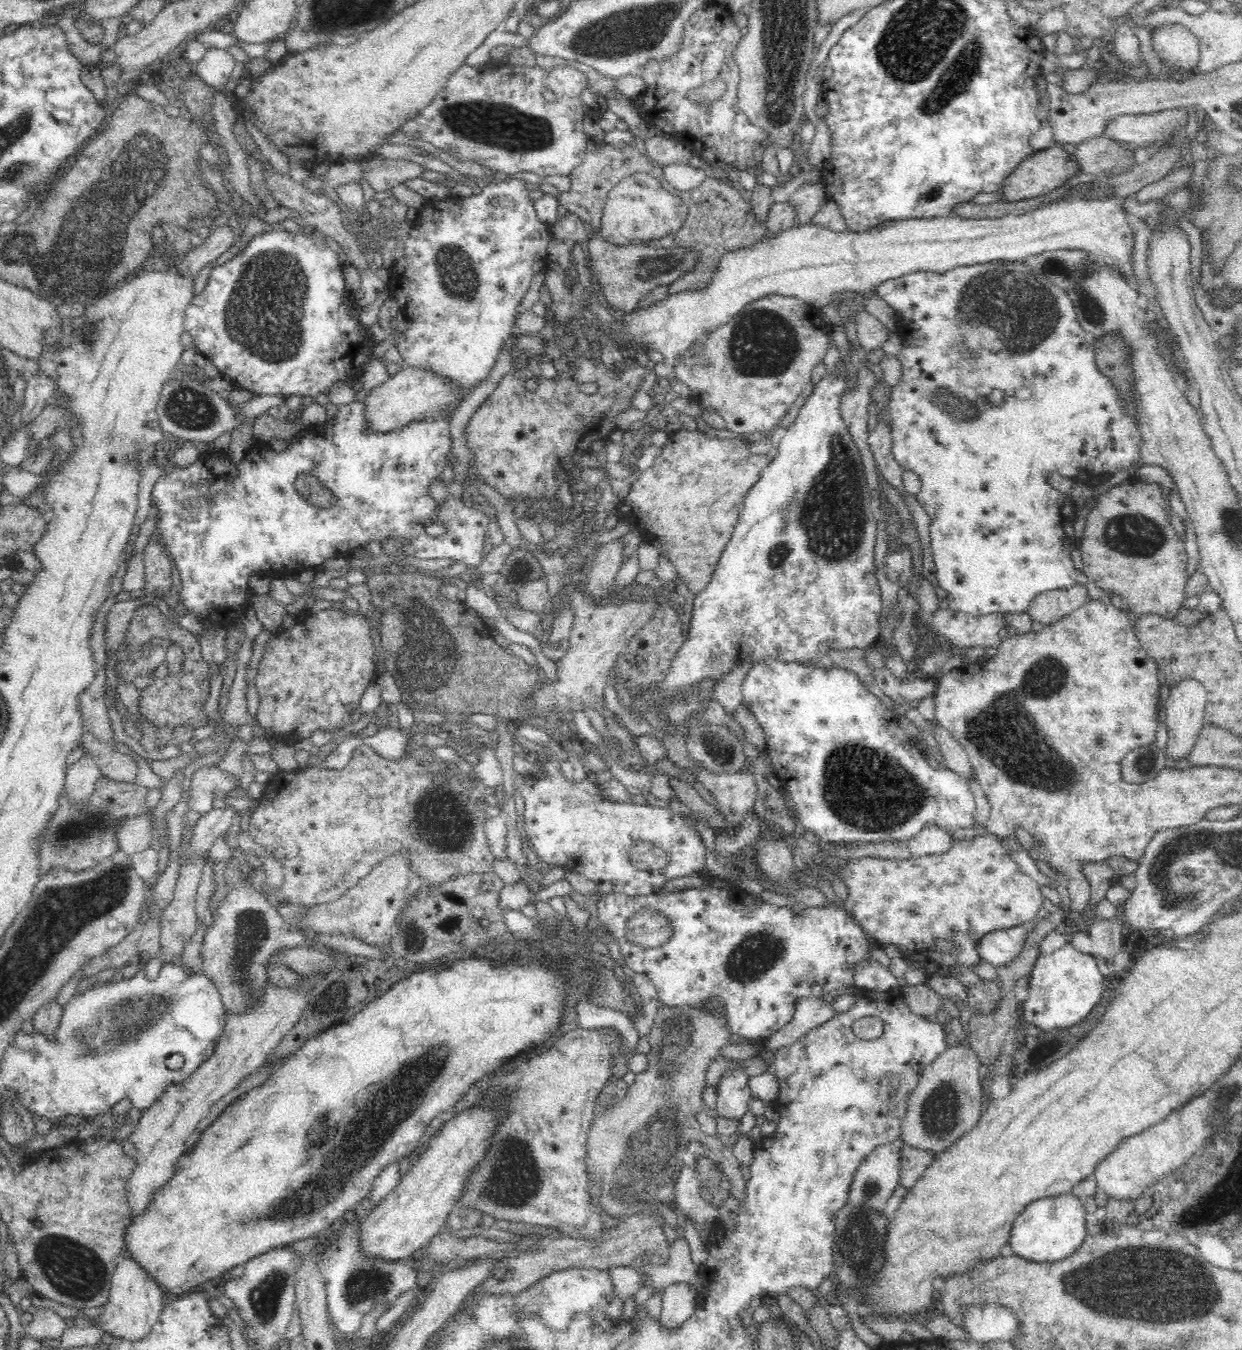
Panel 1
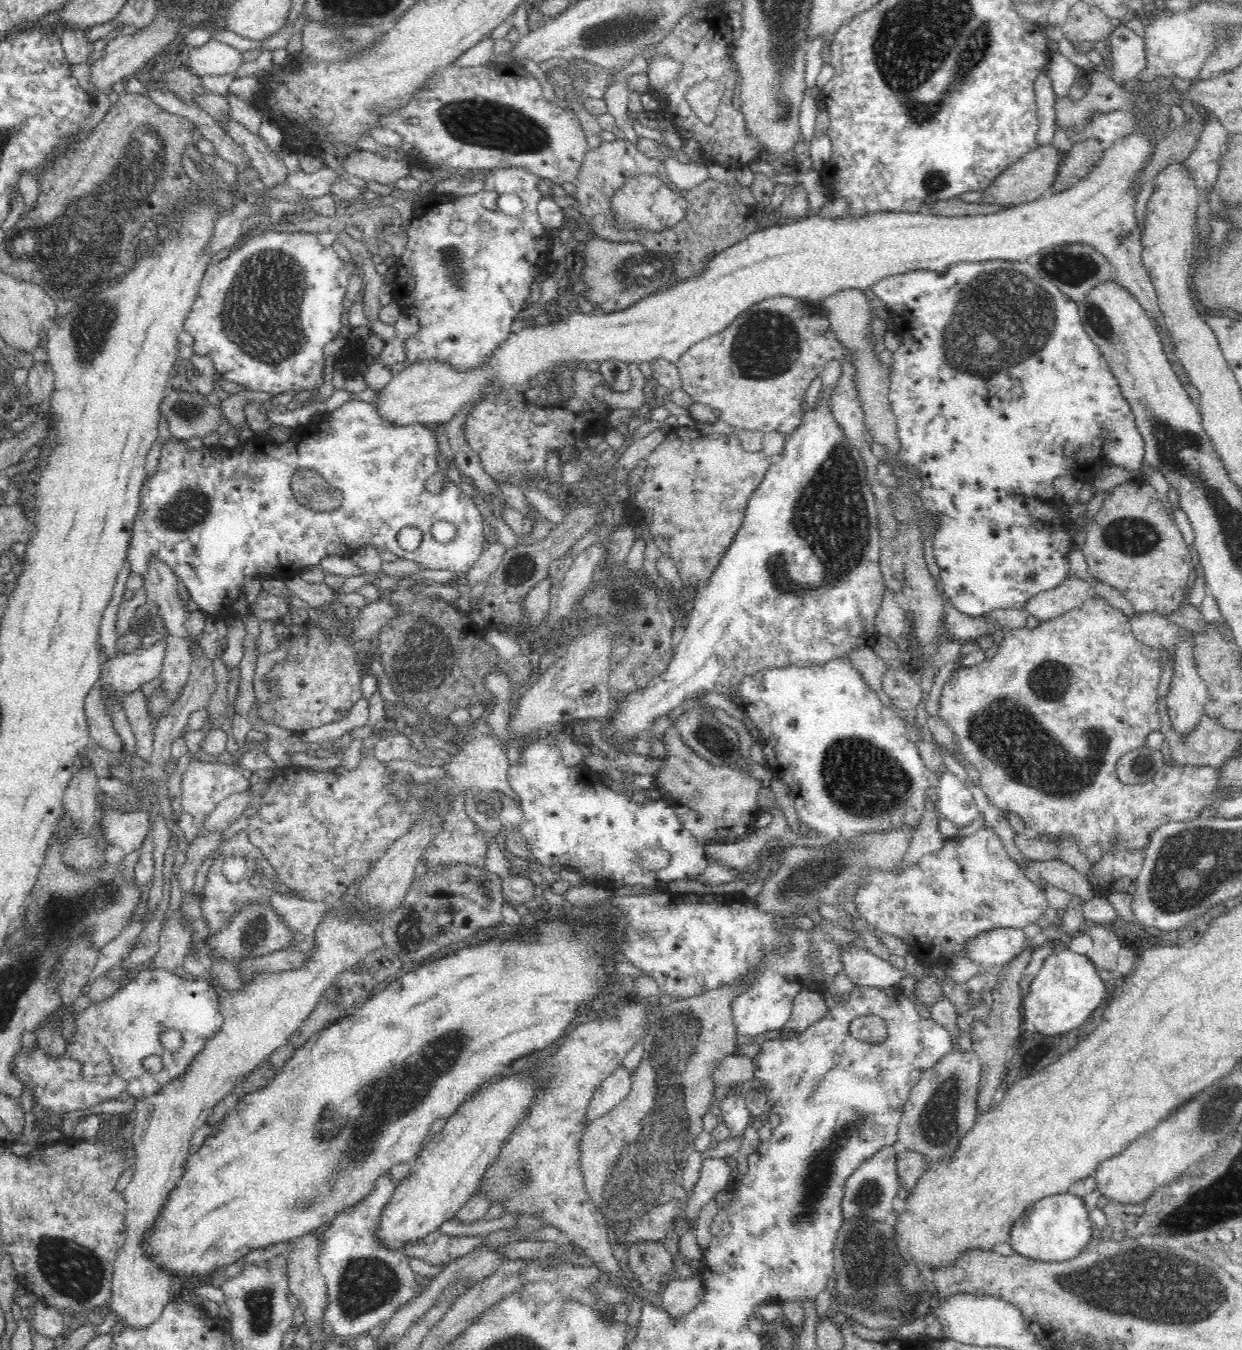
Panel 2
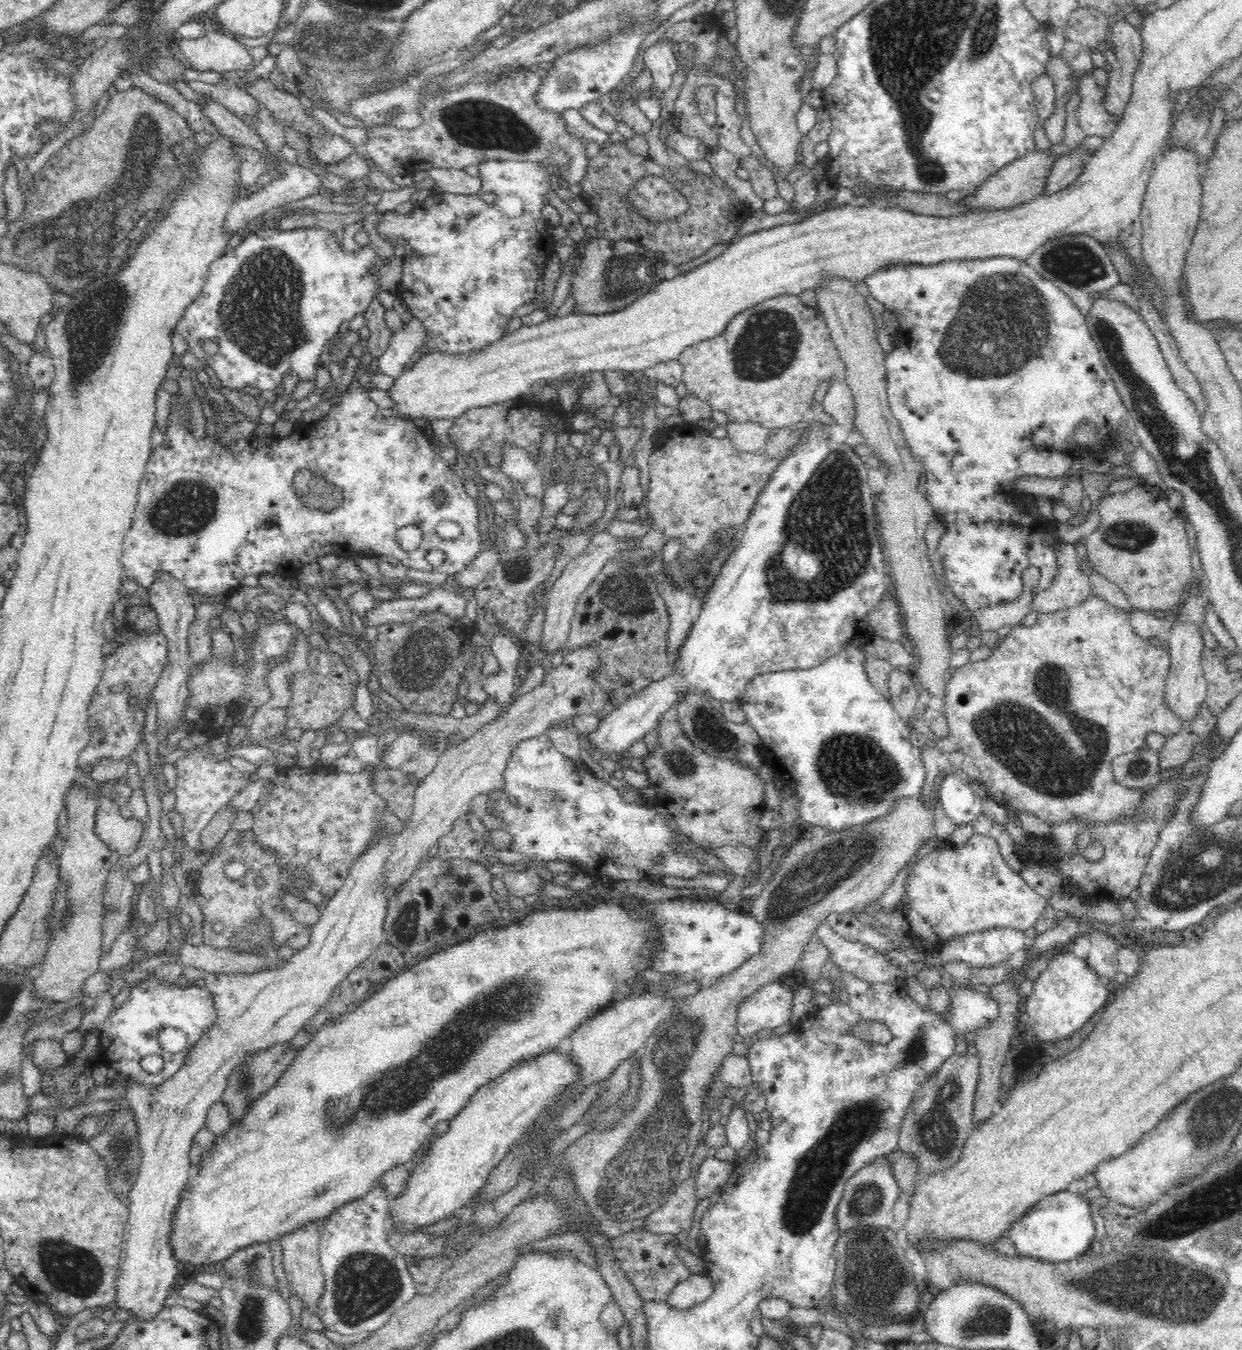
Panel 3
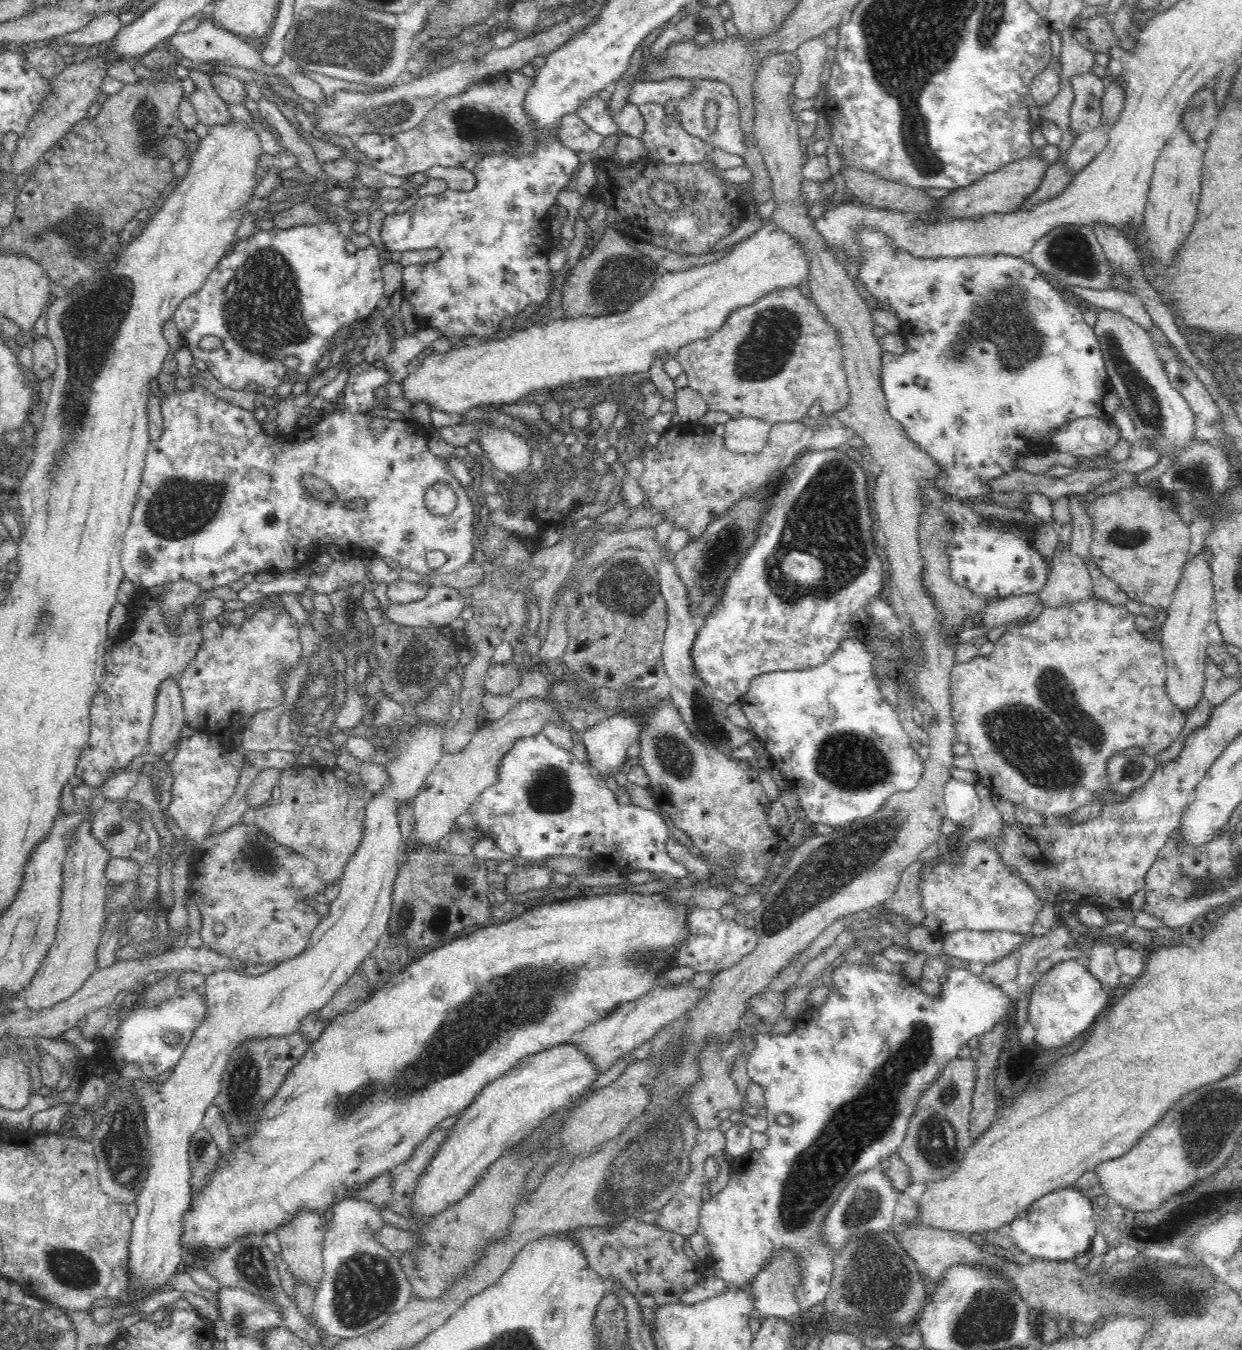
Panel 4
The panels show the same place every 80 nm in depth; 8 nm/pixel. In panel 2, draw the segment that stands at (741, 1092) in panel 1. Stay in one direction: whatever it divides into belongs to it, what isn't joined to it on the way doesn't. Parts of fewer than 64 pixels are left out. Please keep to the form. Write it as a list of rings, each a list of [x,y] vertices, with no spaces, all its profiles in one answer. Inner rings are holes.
[[[731,1085],[727,1090],[729,1094],[720,1103],[719,1107],[731,1137],[738,1138],[738,1136],[744,1136],[744,1131],[748,1128],[750,1122],[751,1112],[746,1106],[745,1095],[736,1095],[738,1086]]]

